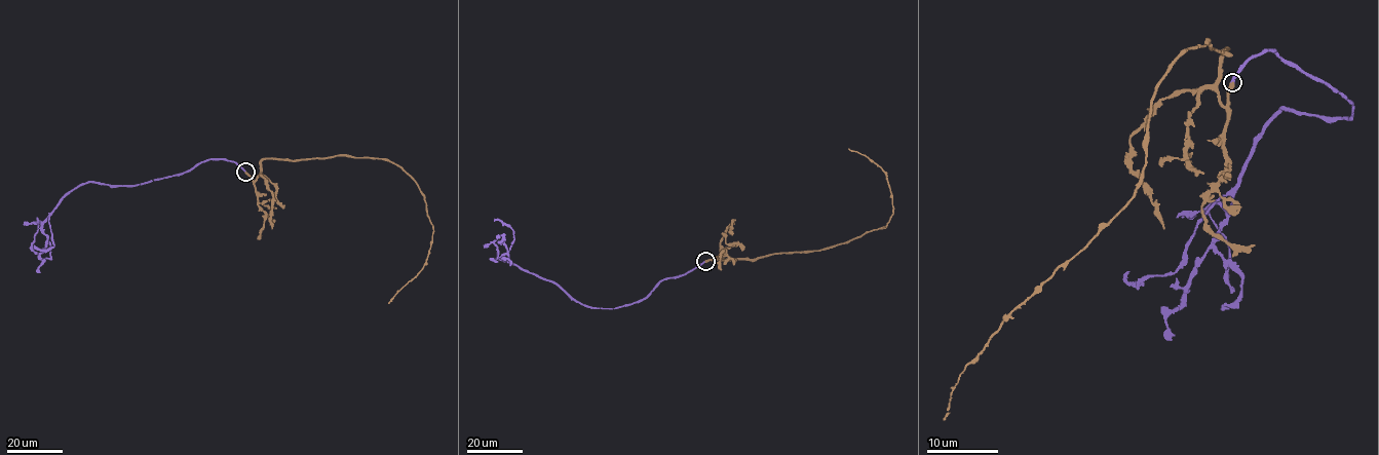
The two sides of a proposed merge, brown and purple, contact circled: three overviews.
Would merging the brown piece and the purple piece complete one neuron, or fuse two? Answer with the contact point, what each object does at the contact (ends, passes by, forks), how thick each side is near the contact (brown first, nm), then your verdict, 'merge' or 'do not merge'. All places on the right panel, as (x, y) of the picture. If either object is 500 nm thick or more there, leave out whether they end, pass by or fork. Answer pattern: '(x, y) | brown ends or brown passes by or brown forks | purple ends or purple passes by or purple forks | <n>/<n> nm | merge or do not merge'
(1232, 82) | brown ends | purple ends | 440/300 nm | merge

